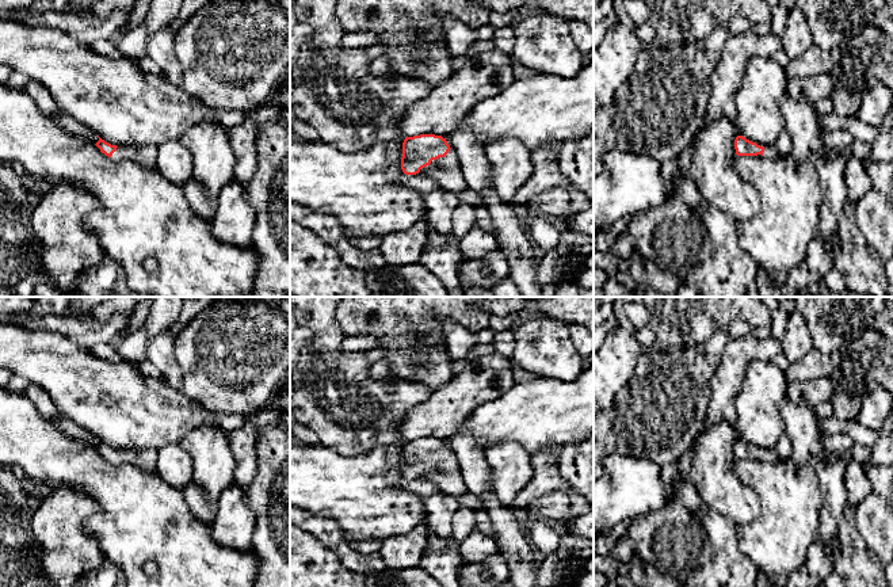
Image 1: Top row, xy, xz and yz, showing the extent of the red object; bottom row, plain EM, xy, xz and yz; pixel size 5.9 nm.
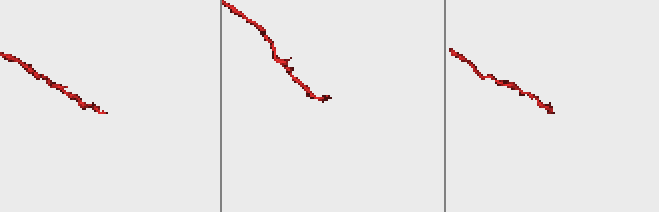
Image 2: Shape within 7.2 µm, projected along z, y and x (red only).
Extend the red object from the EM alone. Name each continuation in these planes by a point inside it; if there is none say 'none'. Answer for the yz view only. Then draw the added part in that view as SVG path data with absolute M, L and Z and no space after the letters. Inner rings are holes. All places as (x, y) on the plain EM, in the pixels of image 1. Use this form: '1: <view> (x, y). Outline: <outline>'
1: yz (770, 454). Outline: M767 449L764 450L763 460L766 460L767 462L778 462L781 461L781 457L775 451L775 449Z

